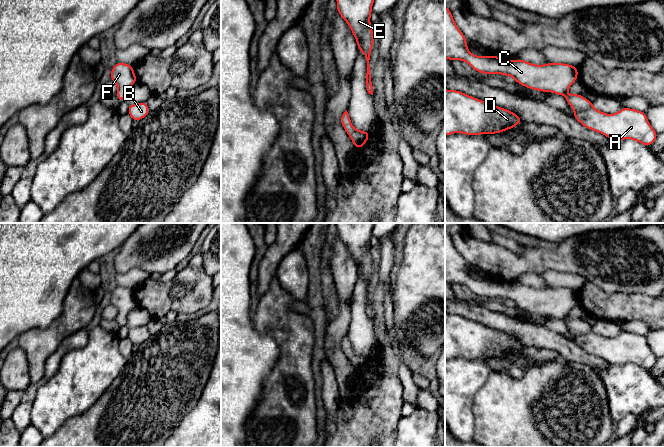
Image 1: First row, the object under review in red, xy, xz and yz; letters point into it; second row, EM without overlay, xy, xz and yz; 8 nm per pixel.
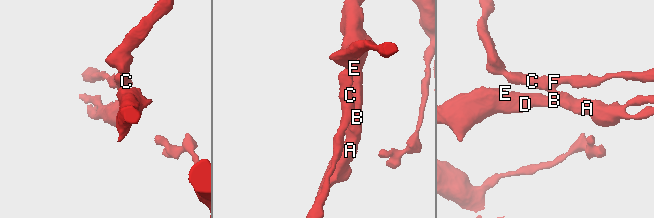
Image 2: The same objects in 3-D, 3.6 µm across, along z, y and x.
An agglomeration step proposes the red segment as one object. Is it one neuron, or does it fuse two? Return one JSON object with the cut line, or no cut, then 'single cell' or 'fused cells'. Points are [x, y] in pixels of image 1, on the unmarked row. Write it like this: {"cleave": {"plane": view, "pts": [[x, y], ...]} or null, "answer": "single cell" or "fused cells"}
{"cleave": null, "answer": "single cell"}

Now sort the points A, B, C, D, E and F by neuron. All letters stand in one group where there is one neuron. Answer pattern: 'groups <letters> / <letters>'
groups A B C D E F

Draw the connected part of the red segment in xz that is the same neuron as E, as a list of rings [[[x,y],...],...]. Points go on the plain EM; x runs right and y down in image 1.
[[[336,223],[337,238],[350,251],[358,270],[367,285],[366,310],[369,318],[373,319],[370,298],[370,278],[375,265],[371,251],[370,240],[375,223]]]

